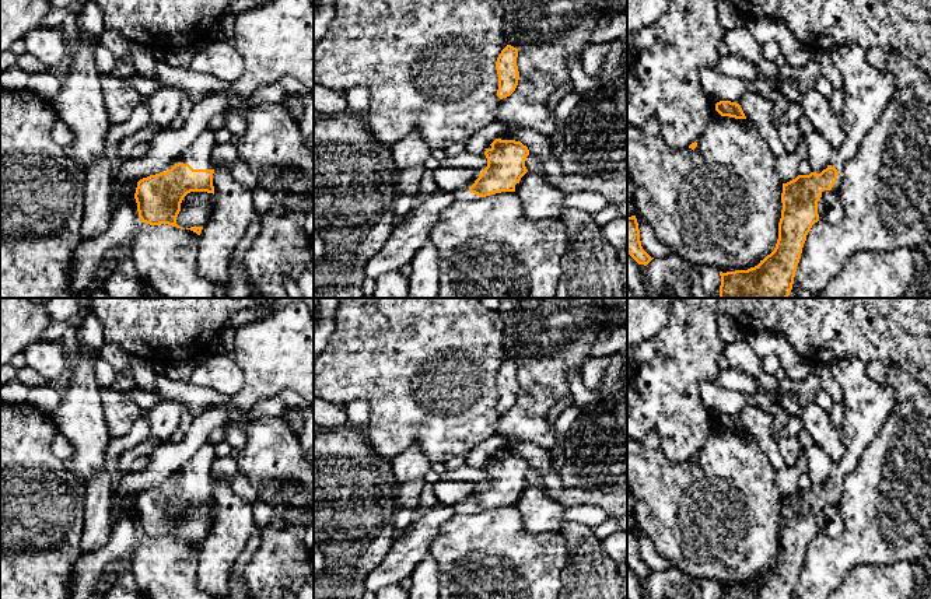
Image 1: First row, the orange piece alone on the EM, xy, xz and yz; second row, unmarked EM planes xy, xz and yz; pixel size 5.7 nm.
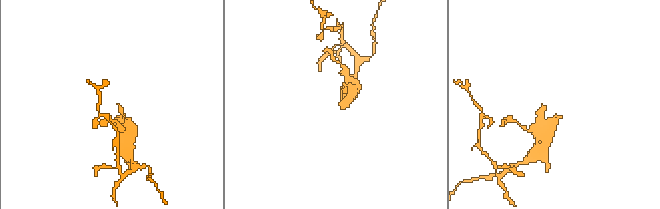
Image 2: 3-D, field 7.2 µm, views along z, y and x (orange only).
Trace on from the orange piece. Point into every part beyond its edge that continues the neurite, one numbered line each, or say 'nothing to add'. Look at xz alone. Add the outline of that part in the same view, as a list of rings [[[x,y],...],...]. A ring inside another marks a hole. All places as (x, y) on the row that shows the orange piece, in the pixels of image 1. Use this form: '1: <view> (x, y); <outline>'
1: xz (462, 193); [[[476,169],[475,179],[470,183],[458,188],[454,192],[454,196],[455,196],[456,200],[473,202],[473,200],[480,200],[482,199],[480,196],[469,192],[469,188],[475,183],[475,181],[479,178],[479,175],[482,174],[482,171],[483,169]]]

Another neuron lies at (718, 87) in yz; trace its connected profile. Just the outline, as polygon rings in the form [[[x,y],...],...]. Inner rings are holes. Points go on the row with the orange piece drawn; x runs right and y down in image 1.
[[[704,67],[701,69],[700,76],[703,91],[714,102],[731,101],[738,104],[748,91],[748,87],[742,80],[720,74],[714,69]]]

